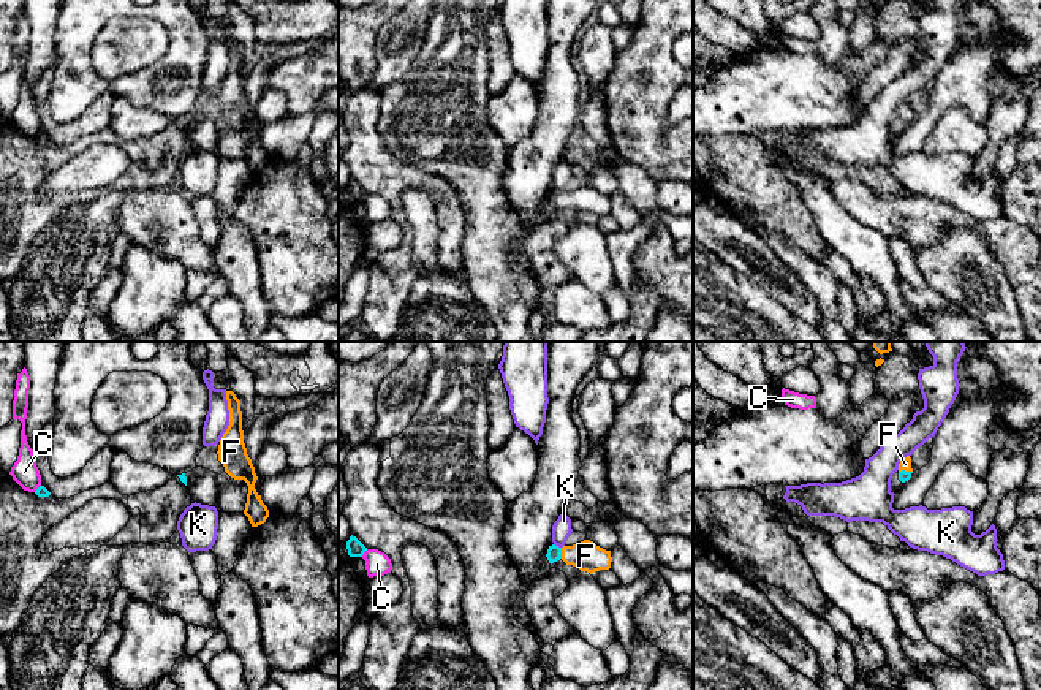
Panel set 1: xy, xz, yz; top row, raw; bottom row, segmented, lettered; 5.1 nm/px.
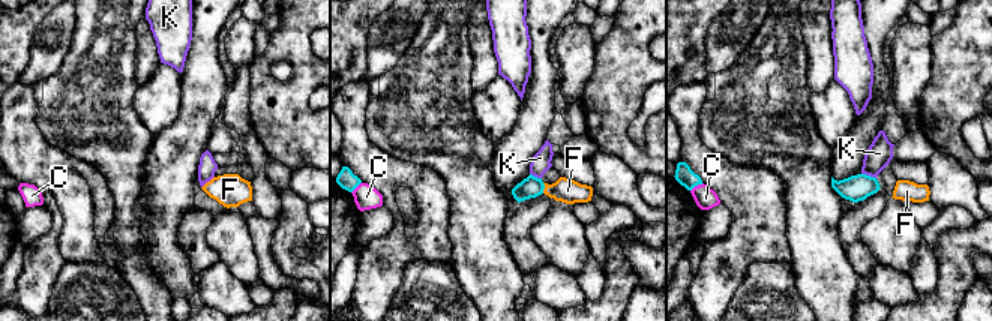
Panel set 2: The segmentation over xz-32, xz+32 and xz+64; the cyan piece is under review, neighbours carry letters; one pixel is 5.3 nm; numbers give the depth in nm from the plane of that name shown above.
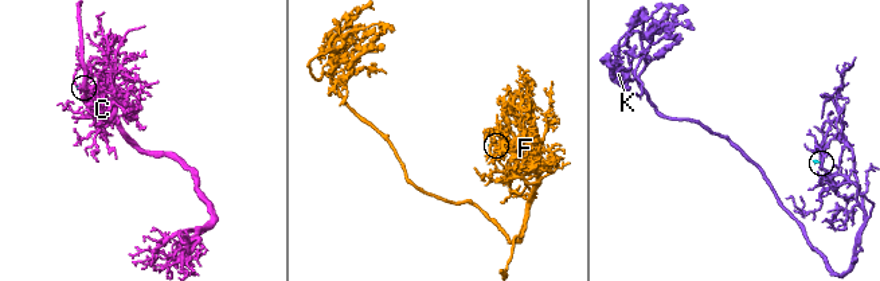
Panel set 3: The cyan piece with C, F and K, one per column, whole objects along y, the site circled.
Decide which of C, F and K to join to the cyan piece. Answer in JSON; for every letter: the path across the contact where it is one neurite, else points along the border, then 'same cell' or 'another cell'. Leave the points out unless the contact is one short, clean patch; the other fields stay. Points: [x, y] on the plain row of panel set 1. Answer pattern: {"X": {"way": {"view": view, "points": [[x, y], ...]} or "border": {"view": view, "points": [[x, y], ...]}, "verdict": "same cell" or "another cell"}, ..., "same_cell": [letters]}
{"C": {"border": {"view": "xz", "points": [[367, 195], [361, 201]]}, "verdict": "another cell"}, "F": {"way": {"view": "xz", "points": [[554, 198], [560, 198], [586, 201]]}, "verdict": "same cell"}, "K": {"border": {"view": "xz", "points": [[554, 189], [560, 193]]}, "verdict": "another cell"}, "same_cell": ["F"]}

